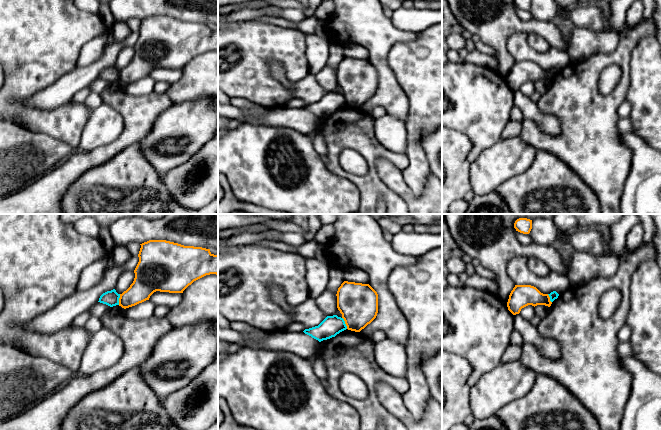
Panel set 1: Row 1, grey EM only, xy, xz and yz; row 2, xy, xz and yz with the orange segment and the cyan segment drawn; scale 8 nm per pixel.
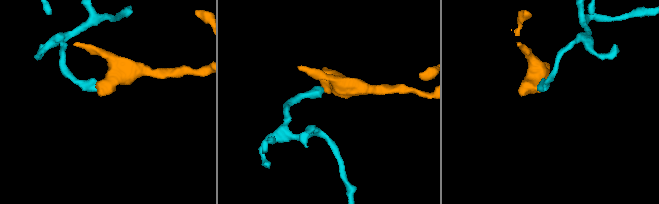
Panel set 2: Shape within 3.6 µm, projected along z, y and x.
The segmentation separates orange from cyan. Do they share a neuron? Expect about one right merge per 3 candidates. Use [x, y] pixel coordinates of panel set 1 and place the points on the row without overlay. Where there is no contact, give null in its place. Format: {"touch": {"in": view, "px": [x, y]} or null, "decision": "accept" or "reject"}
{"touch": {"in": "xz", "px": [345, 99]}, "decision": "reject"}

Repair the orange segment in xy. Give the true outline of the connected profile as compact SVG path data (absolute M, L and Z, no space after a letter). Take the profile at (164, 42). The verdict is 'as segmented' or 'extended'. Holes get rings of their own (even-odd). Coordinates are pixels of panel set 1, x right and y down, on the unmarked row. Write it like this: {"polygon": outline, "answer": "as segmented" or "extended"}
{"polygon": "M149 16L140 21L134 57L120 70L119 82L124 85L149 76L156 67L183 69L194 57L210 50L218 51L218 31L212 30L210 25L184 22L166 16Z", "answer": "as segmented"}

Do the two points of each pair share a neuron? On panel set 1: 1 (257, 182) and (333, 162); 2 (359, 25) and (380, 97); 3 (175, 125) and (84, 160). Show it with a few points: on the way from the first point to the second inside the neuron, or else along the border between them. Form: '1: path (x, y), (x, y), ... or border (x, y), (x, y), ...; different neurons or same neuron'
1: border (325, 164), (331, 171), (345, 178); different neurons
2: path (377, 43), (378, 60), (386, 73), (386, 79); same neuron
3: border (158, 117), (151, 131), (137, 142); different neurons

